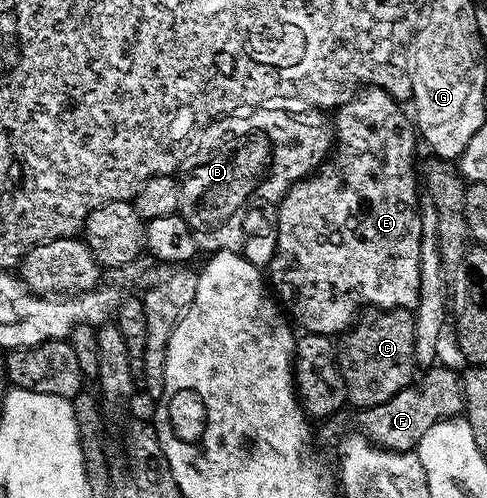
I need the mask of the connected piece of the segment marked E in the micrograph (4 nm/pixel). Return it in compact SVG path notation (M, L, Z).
M373 87L370 89L360 89L352 95L351 100L348 103L342 103L333 115L333 135L337 142L334 144L333 150L329 158L320 165L319 170L308 175L307 178L302 179L300 183L295 183L287 191L285 198L278 200L277 210L279 216L277 217L277 253L273 257L269 268L269 283L273 288L274 294L277 296L278 302L285 308L286 314L290 316L296 324L297 322L303 326L304 332L312 331L318 335L330 335L332 337L339 337L344 334L356 322L358 313L362 307L375 307L371 309L378 309L379 311L391 311L394 307L399 307L402 311L414 312L417 301L419 300L419 286L421 285L421 217L419 216L419 209L421 206L421 198L419 199L419 187L415 184L415 139L417 143L417 131L414 126L403 116L400 100L394 99L394 97L387 91L382 91L379 87Z

